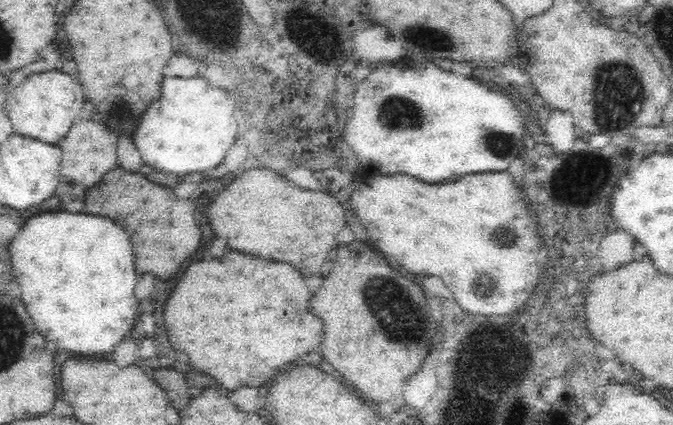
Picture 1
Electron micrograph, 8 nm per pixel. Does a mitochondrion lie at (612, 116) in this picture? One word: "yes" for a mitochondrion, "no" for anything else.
yes

